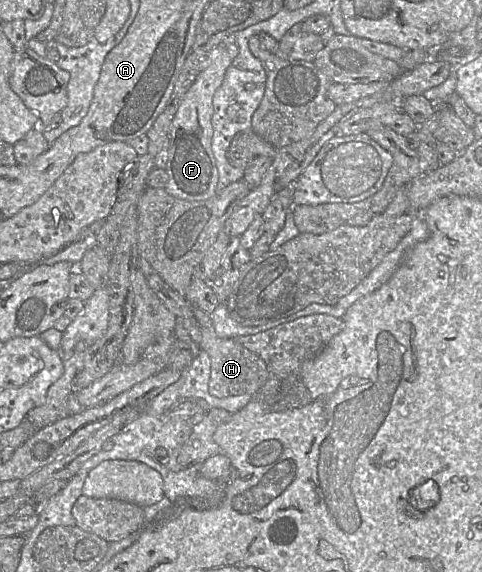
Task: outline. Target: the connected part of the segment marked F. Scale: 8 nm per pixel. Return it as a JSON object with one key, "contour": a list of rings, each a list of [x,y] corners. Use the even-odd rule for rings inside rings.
{"contour":[[[221,43],[209,52],[210,64],[196,78],[182,98],[169,130],[168,160],[165,170],[168,182],[165,191],[171,196],[201,201],[211,198],[217,192],[218,170],[212,152],[213,97],[221,87],[227,68],[239,53],[237,45],[223,46]]]}

